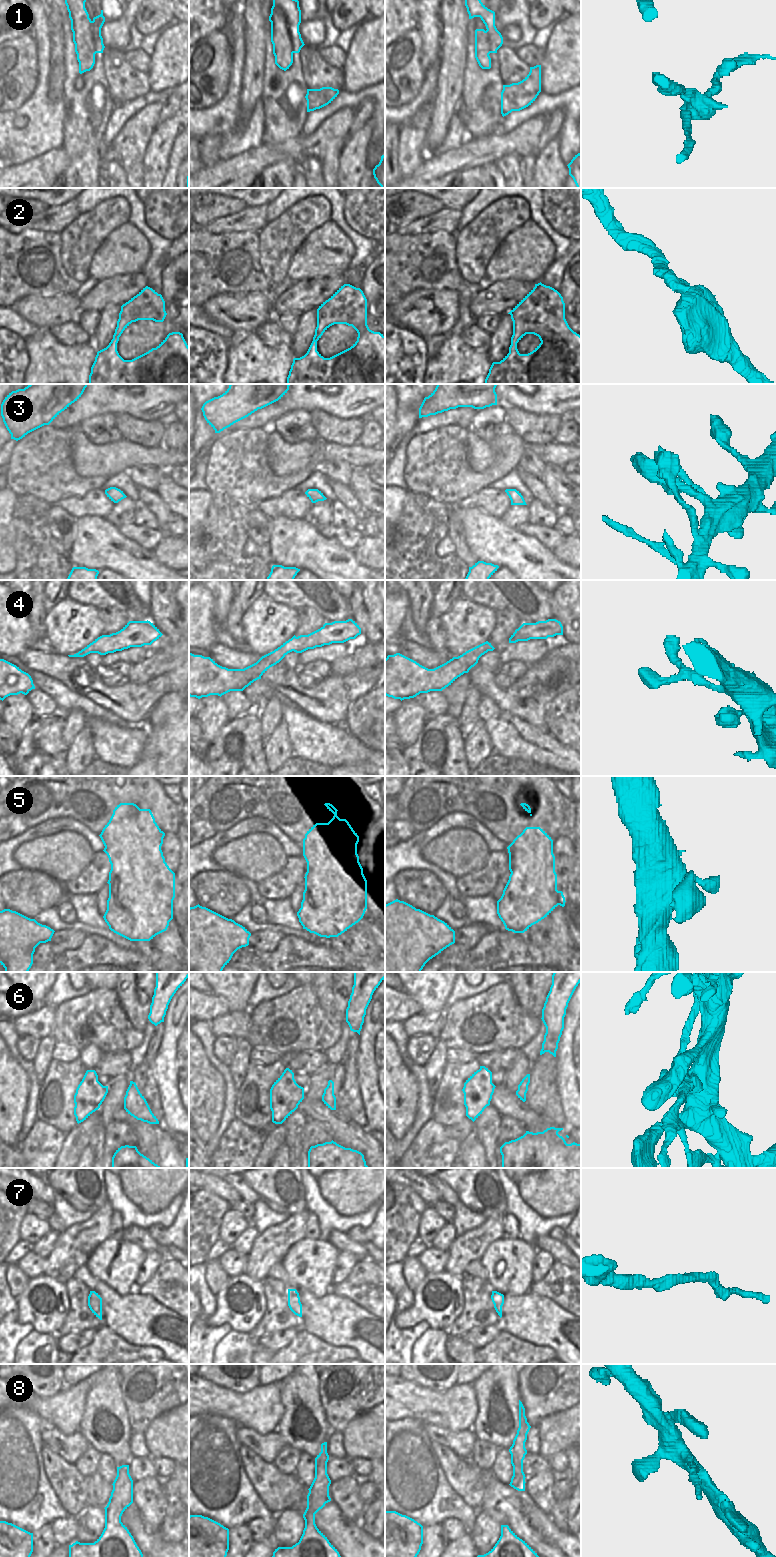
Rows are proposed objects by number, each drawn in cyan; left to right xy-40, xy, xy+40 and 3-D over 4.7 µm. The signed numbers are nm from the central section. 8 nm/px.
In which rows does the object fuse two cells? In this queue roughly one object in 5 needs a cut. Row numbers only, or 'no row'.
1, 6, 8

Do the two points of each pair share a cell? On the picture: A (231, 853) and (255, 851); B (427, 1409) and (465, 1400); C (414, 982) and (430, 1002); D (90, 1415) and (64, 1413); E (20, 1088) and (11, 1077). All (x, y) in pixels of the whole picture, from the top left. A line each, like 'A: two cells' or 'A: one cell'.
A: one cell
B: one cell
C: one cell
D: two cells
E: one cell

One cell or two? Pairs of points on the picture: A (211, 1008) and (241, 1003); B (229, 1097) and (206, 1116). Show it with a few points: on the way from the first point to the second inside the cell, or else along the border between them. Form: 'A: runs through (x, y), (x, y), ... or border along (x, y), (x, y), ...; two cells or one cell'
A: border along (212, 993), (220, 996), (230, 1011); two cells
B: border along (223, 1078), (223, 1110), (219, 1124); two cells

